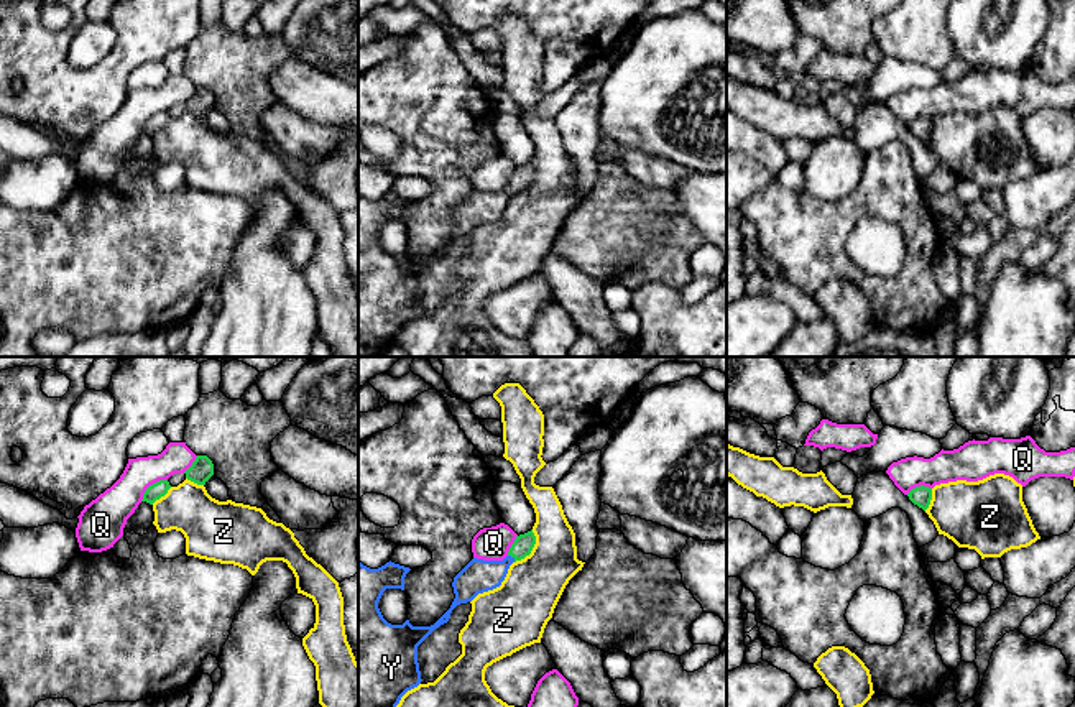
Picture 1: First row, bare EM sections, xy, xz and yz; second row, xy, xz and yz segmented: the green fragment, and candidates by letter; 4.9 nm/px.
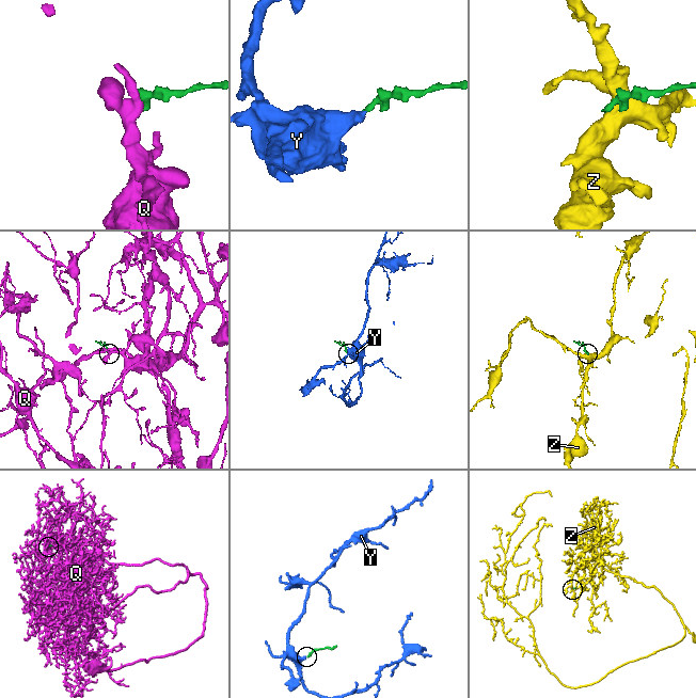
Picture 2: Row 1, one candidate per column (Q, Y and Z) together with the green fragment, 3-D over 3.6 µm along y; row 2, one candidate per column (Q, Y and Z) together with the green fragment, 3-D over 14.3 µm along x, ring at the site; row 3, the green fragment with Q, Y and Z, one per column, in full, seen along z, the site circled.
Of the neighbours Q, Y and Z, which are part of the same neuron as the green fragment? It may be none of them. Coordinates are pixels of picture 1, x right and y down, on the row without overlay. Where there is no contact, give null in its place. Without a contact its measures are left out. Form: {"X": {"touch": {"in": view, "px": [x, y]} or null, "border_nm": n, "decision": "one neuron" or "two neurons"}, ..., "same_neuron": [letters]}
{"Q": {"touch": {"in": "xy", "px": [150, 117]}, "border_nm": 170, "decision": "two neurons"}, "Y": {"touch": {"in": "xz", "px": [512, 188]}, "border_nm": 50, "decision": "one neuron"}, "Z": {"touch": {"in": "xz", "px": [531, 181]}, "border_nm": 190, "decision": "two neurons"}, "same_neuron": ["Y"]}

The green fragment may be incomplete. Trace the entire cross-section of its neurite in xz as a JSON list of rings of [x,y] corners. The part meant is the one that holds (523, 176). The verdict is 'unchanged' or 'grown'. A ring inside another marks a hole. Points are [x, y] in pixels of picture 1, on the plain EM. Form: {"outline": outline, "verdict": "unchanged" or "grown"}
{"outline": [[[531,163],[516,168],[503,192],[473,189],[452,214],[455,230],[450,240],[431,258],[388,255],[378,233],[386,220],[404,222],[409,199],[386,194],[370,201],[358,194],[358,357],[380,357],[394,345],[401,329],[421,316],[418,278],[452,242],[472,233],[478,225],[501,217],[513,194],[531,186],[536,168]]], "verdict": "grown"}

